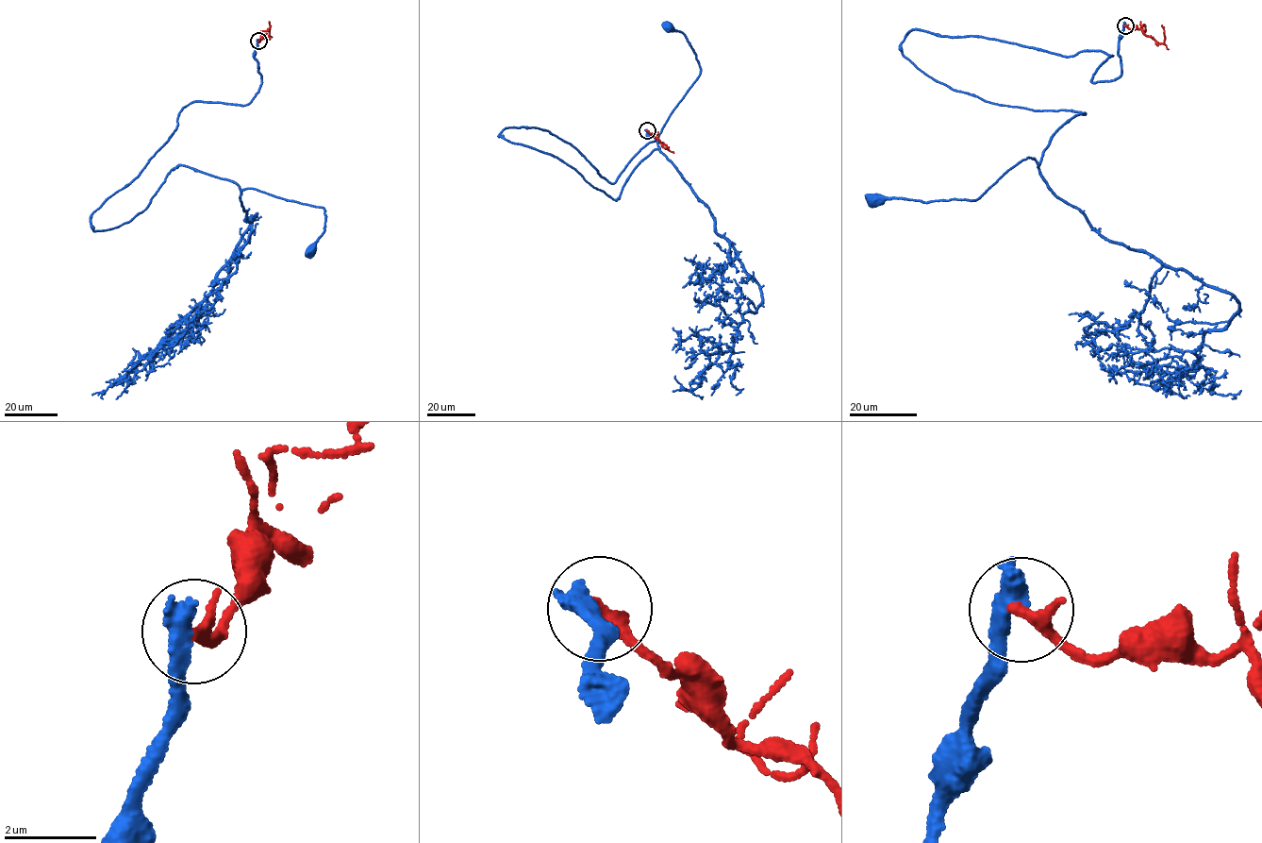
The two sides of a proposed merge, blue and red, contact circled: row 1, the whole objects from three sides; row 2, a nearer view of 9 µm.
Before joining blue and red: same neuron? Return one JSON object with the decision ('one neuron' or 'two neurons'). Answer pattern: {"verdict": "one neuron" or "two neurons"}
{"verdict": "two neurons"}

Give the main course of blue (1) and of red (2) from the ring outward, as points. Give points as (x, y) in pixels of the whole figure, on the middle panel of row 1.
1: (647, 130), (663, 144), (611, 183), (547, 130), (499, 135), (618, 199), (700, 73), (667, 27)
2: (647, 130), (669, 149), (663, 142)

